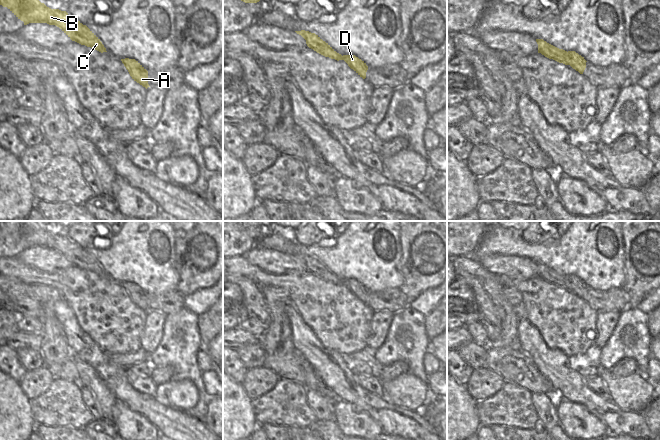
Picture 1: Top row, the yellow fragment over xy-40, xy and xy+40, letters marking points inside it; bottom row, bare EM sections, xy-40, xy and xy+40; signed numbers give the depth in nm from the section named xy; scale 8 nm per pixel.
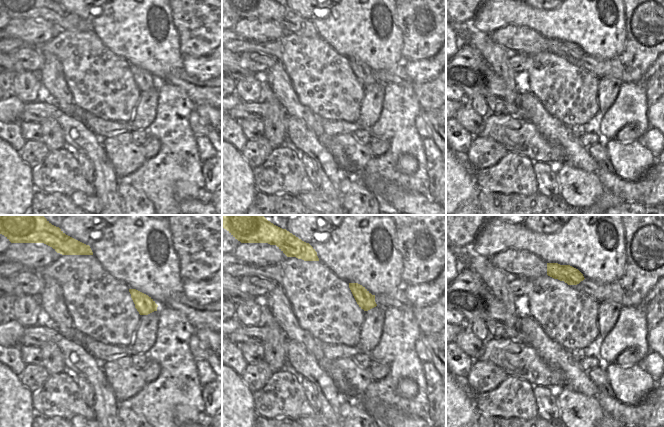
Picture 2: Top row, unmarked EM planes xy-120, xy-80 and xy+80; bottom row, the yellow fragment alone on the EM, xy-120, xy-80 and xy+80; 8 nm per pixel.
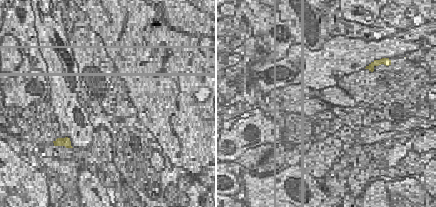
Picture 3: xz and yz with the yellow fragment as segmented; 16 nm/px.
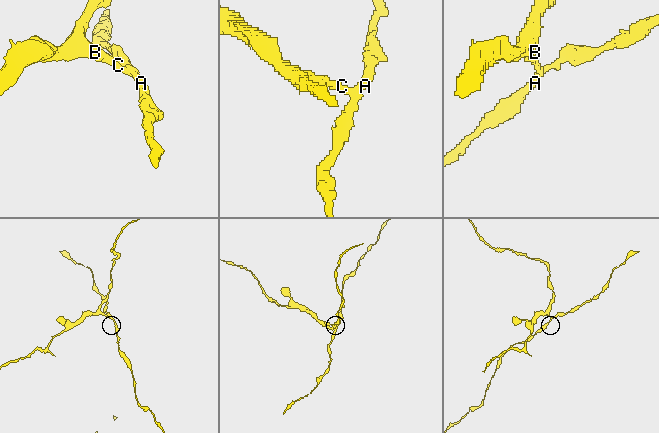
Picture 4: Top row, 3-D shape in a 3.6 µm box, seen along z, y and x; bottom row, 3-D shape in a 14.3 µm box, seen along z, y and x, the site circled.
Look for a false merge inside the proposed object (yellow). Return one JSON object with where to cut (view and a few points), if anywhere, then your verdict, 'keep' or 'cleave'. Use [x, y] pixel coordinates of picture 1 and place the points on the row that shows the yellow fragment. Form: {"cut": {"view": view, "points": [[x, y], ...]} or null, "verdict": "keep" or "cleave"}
{"cut": {"view": "xy+40", "points": [[566, 52], [571, 60], [570, 65]]}, "verdict": "cleave"}

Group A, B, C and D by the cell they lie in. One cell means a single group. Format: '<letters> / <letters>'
A D / B C

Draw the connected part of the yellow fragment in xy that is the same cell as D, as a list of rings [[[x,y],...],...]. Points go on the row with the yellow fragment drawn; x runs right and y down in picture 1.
[[[343,55],[343,58],[348,66],[353,69],[360,77],[362,77],[363,79],[366,78],[368,66],[364,61],[362,61],[355,55]]]

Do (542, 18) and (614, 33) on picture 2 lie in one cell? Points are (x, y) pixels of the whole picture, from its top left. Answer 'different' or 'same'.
same

